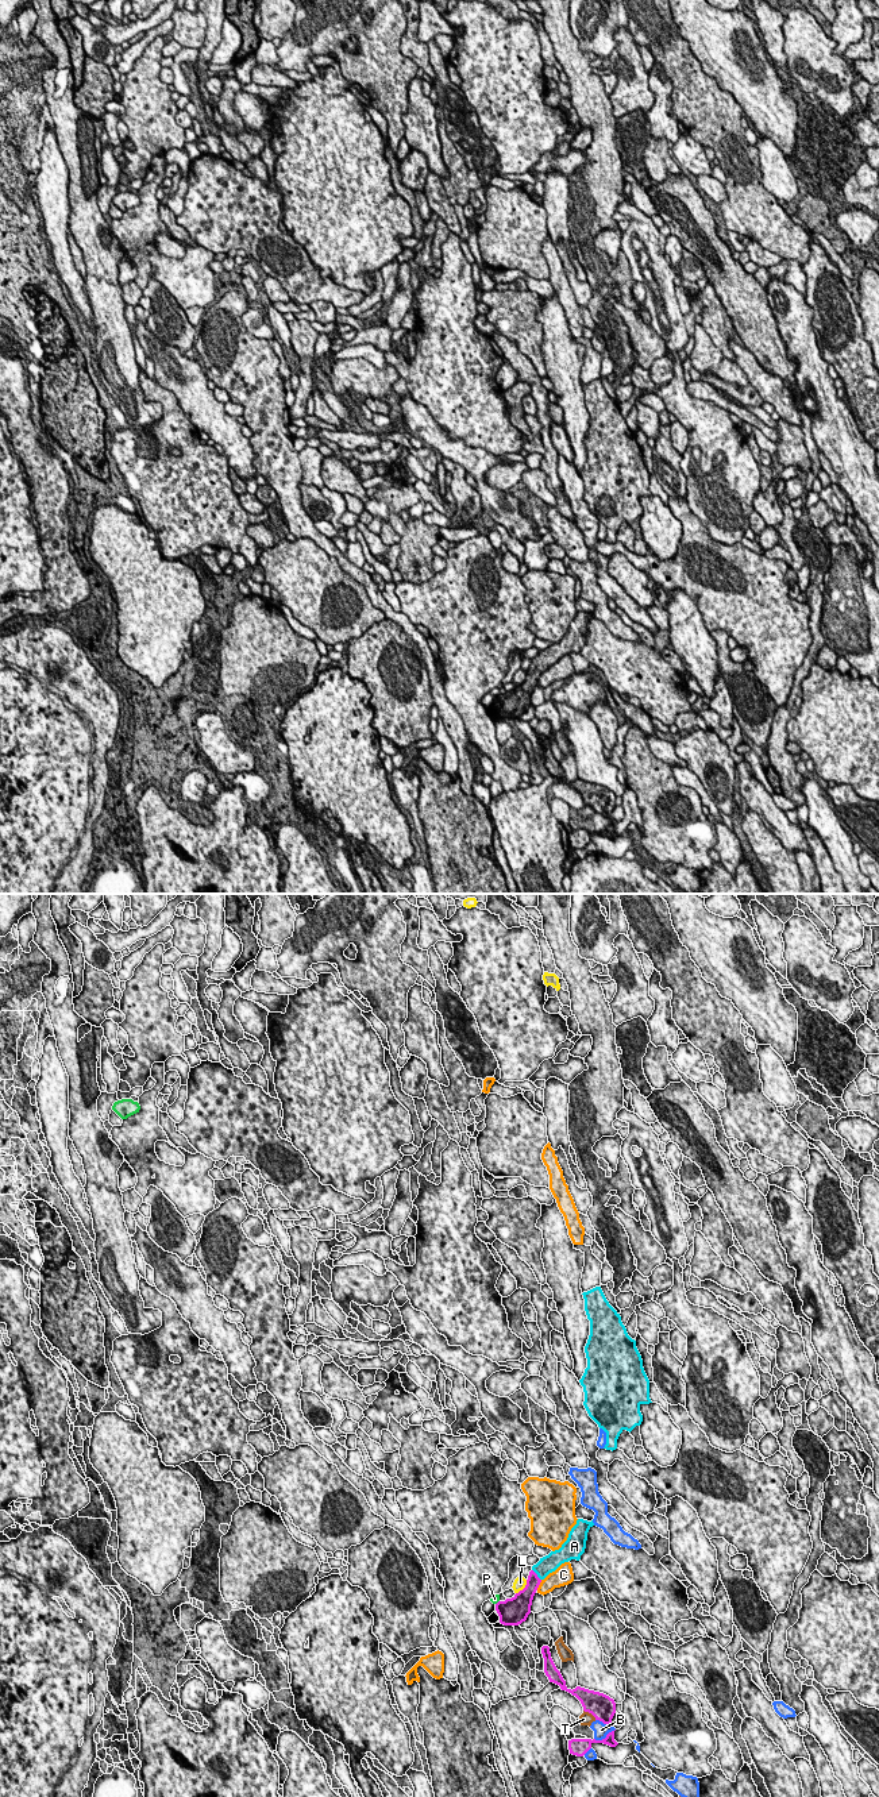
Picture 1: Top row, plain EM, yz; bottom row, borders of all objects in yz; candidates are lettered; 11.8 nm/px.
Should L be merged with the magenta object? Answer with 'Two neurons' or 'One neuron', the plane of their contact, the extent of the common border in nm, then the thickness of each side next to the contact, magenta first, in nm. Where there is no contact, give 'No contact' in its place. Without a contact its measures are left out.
Two neurons. Touches magenta in yz. Shared border 220 nm. Thickness 280 nm (magenta) against 140 nm

